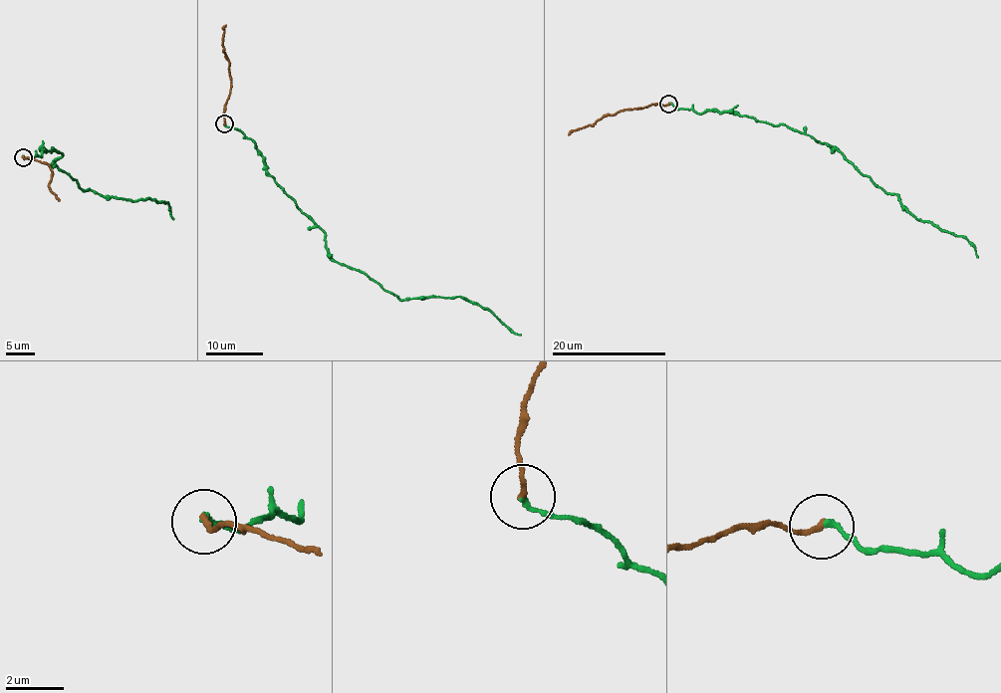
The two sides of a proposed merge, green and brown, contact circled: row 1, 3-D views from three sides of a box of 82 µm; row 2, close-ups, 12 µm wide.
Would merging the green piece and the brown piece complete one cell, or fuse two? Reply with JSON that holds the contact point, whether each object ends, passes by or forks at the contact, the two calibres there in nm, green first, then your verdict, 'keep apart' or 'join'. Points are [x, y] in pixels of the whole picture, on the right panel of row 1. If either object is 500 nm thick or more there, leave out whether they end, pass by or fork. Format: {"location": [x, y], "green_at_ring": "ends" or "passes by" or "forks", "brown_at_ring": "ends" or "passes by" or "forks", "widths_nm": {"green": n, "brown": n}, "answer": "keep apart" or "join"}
{"location": [668, 104], "green_at_ring": "ends", "brown_at_ring": "ends", "widths_nm": {"green": 160, "brown": 190}, "answer": "join"}

